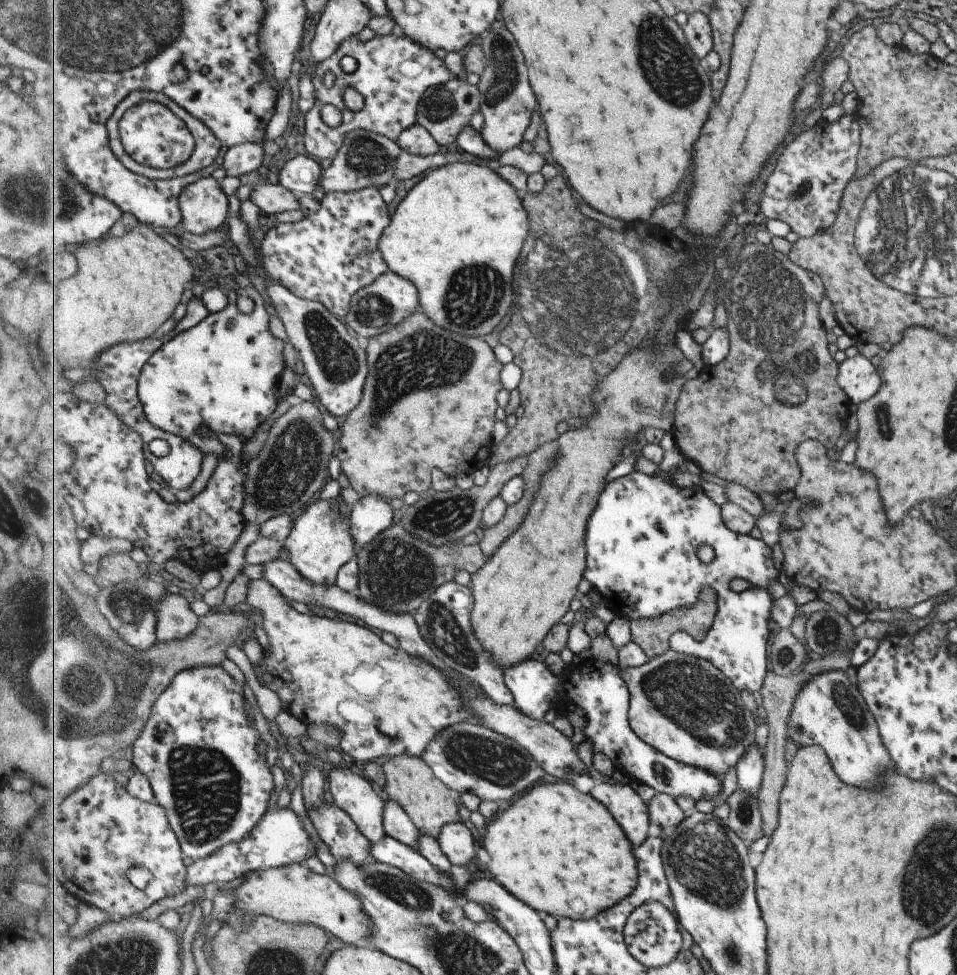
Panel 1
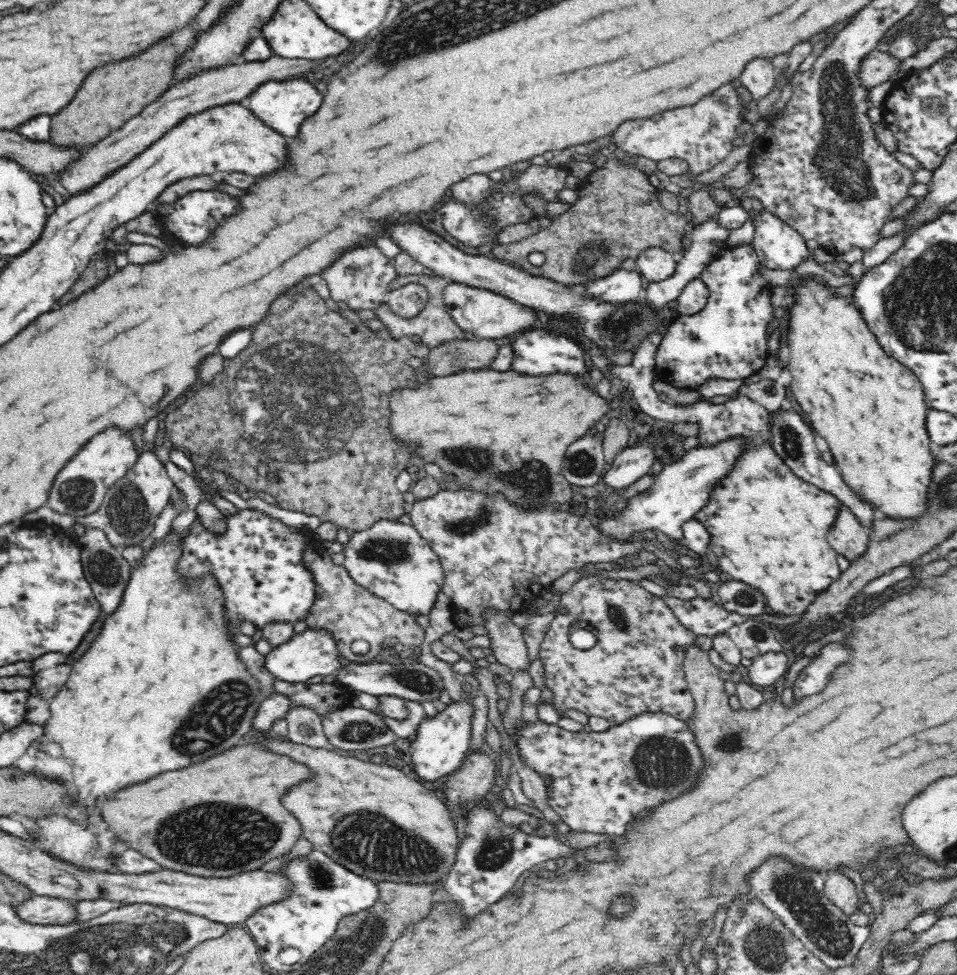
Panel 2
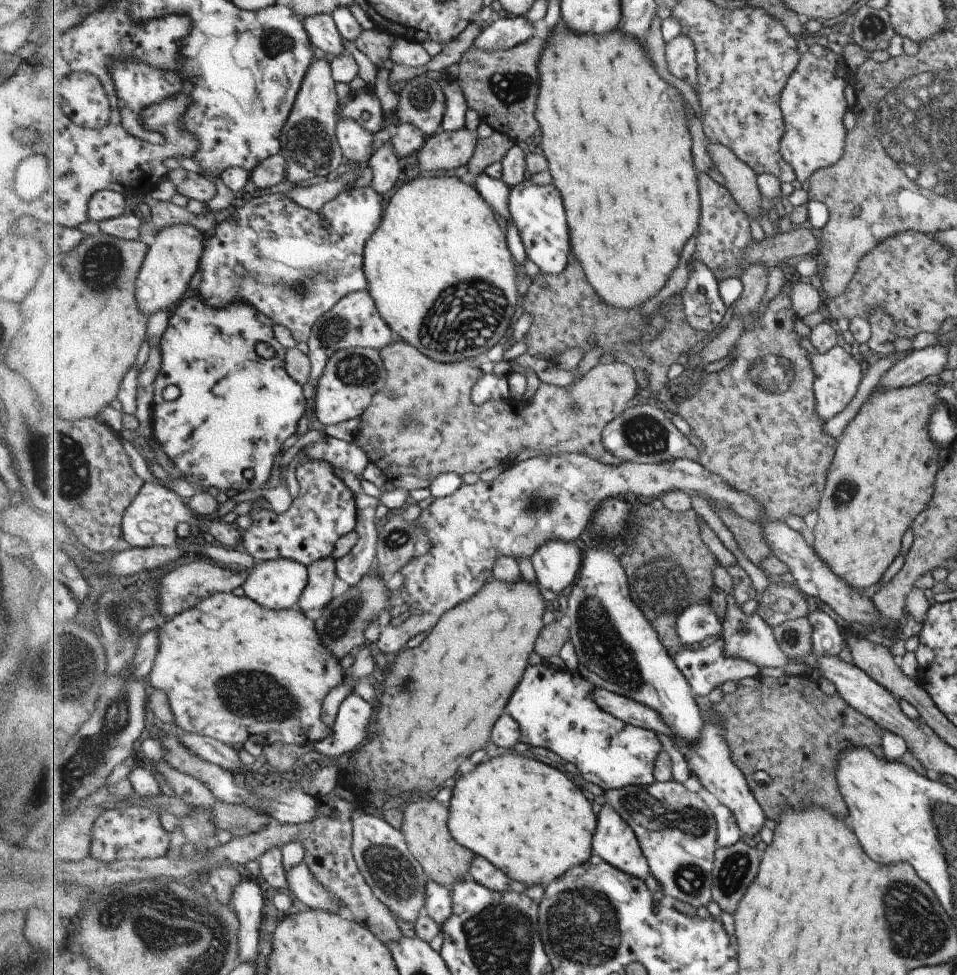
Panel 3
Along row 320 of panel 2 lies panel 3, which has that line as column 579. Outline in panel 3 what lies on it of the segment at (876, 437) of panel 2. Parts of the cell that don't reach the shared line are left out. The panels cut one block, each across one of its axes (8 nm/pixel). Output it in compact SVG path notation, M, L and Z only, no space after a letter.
M517 752L499 755L487 758L485 764L475 766L471 774L465 774L457 782L453 800L448 803L450 831L460 845L472 850L475 855L484 856L511 879L528 886L540 884L546 888L594 855L597 816L587 797L584 790L579 790L575 782L557 768Z

